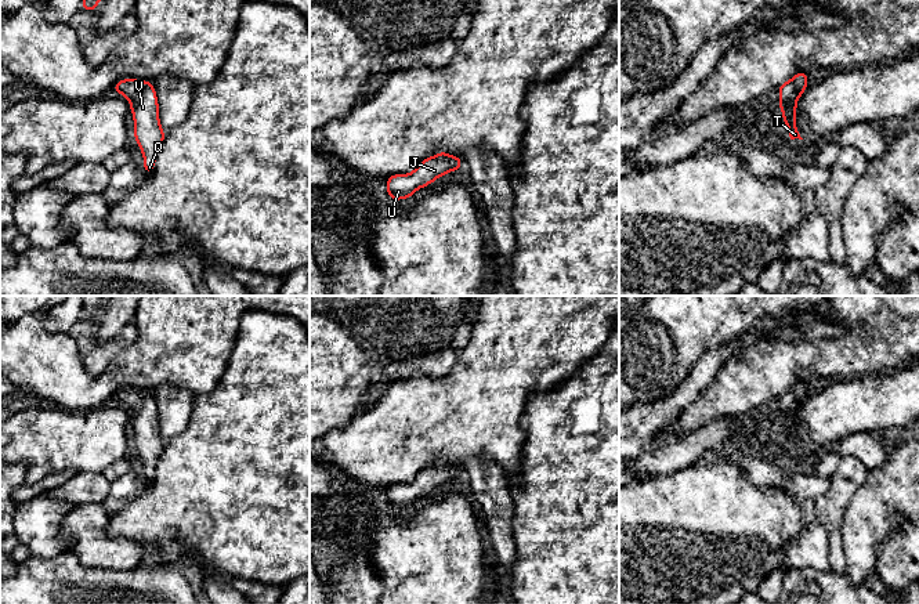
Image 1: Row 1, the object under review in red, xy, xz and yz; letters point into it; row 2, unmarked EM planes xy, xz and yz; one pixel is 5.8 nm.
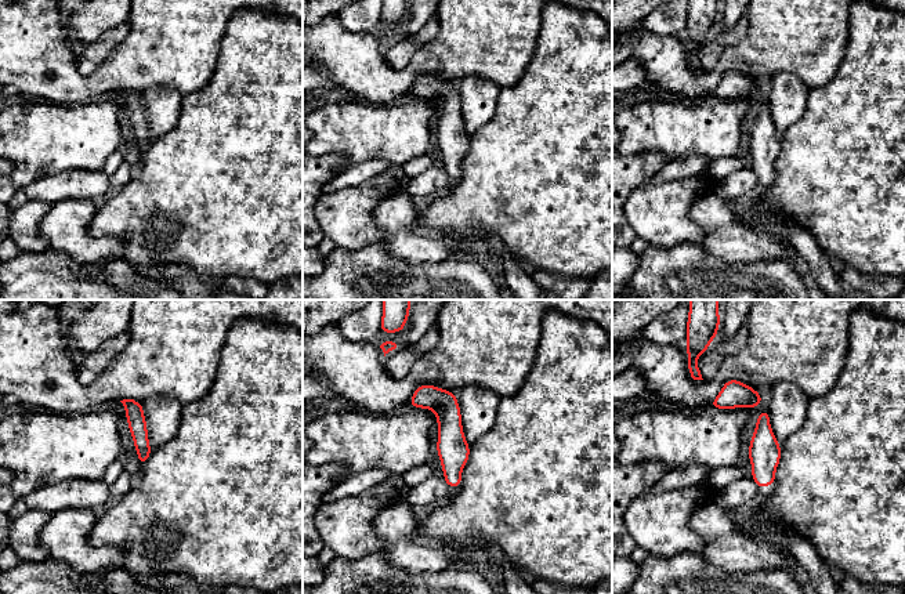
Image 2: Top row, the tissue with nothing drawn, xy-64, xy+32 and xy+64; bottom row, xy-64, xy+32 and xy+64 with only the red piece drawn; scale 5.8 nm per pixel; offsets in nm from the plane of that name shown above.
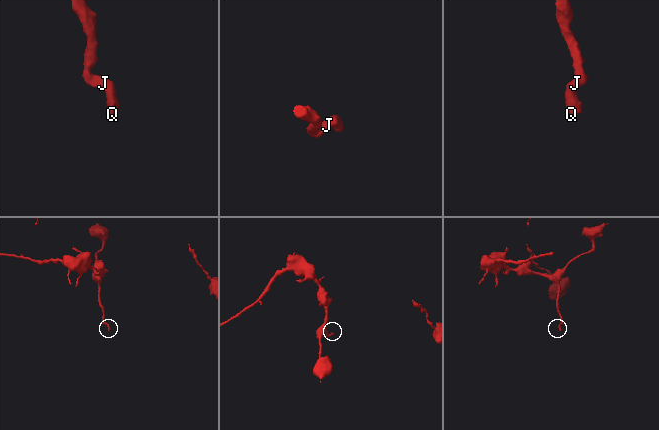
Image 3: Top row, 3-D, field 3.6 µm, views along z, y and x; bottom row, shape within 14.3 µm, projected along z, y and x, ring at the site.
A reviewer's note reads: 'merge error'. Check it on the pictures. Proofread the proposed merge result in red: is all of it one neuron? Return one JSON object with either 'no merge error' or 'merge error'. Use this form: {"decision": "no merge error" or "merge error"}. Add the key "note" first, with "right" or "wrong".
{"note": "wrong", "decision": "no merge error"}

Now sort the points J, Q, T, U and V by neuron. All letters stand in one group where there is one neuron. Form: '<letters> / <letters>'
J Q T U V

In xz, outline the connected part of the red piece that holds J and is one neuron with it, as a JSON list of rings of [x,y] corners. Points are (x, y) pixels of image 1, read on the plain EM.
[[[445,460],[421,470],[412,482],[388,485],[387,504],[392,510],[410,509],[420,498],[433,493],[437,488],[463,477],[462,467]]]

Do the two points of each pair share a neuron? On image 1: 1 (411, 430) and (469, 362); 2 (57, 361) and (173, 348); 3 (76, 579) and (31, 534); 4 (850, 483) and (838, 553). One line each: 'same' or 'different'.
1: same
2: same
3: different
4: same

